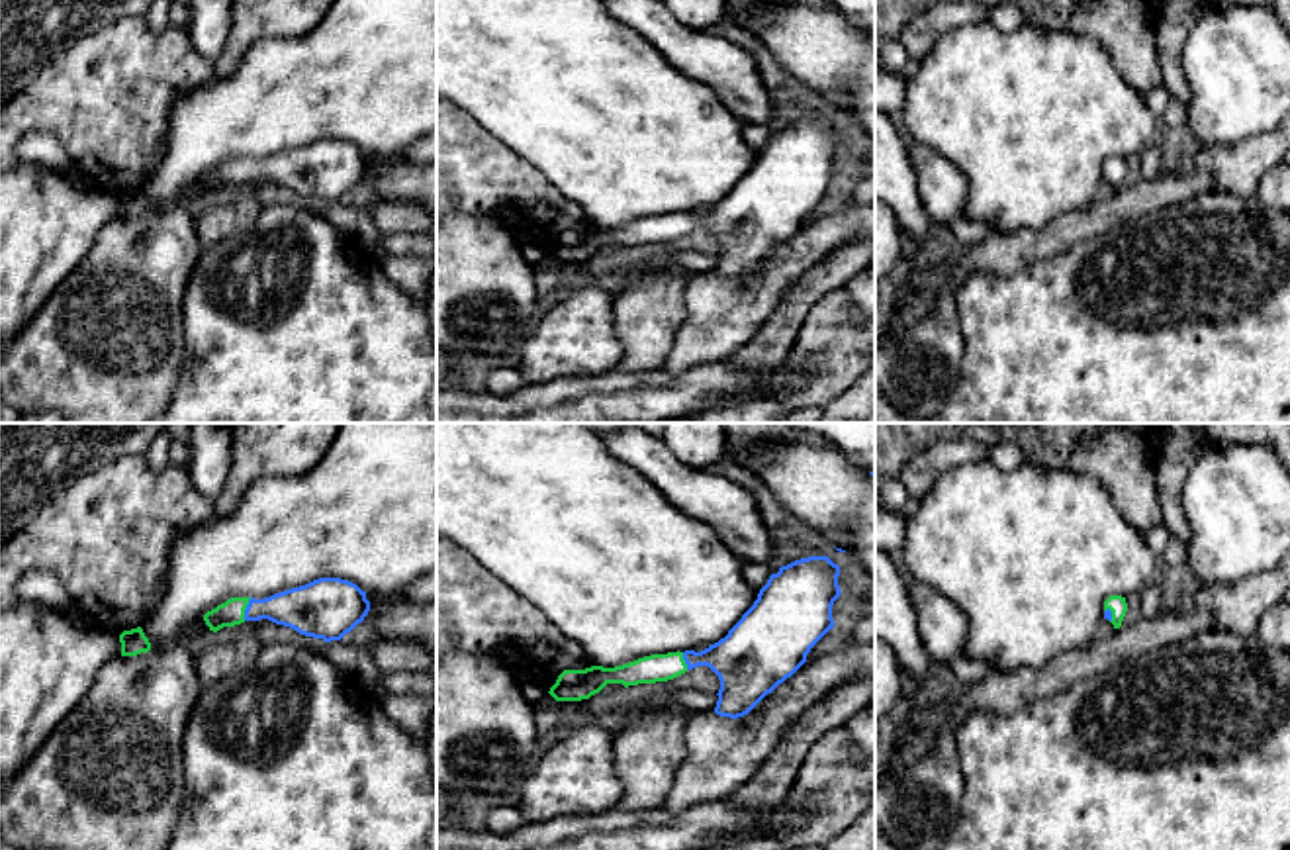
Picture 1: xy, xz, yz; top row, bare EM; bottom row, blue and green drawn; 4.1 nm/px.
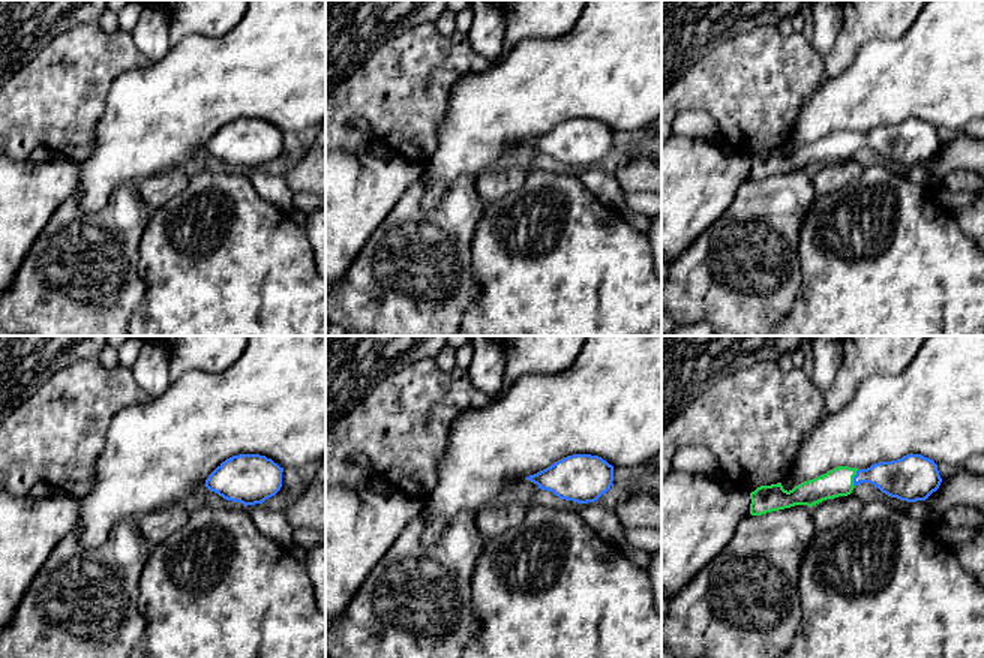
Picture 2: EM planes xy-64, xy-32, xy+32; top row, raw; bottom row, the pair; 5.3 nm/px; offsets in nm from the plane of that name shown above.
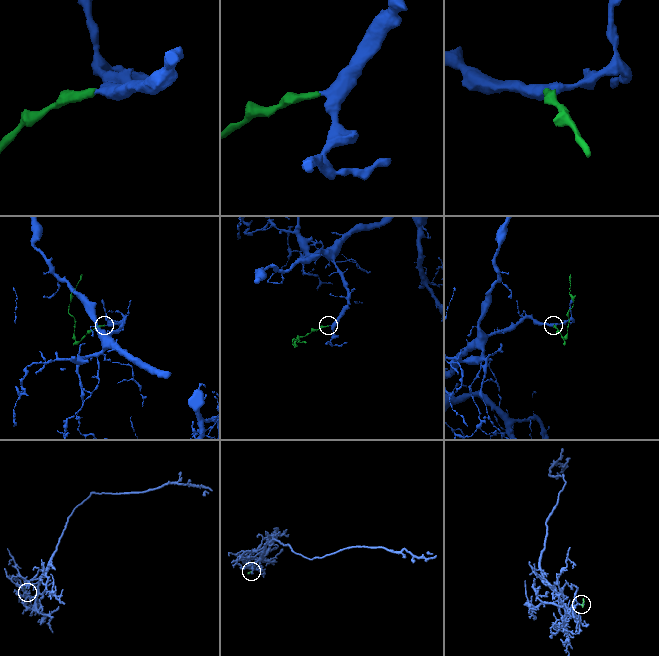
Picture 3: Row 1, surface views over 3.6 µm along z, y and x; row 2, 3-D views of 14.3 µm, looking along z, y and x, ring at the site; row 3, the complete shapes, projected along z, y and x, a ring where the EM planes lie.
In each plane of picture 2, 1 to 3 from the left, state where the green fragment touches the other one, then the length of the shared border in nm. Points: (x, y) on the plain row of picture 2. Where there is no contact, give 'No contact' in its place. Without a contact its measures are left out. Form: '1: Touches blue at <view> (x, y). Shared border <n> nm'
1: No contact
2: No contact
3: Touches blue at xy+32 (854, 143). Shared border 100 nm

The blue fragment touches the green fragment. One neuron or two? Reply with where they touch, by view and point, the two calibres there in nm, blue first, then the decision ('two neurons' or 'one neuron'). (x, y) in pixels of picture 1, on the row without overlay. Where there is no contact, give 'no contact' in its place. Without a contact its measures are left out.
meets blue in xy at (245, 171); 190 nm thick on the blue side, 110 nm on the other; one neuron

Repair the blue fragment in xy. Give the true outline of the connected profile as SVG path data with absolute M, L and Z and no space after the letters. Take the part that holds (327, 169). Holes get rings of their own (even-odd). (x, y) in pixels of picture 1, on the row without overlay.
M319 139L264 161L231 159L204 176L209 192L268 180L299 196L341 202L370 172L366 153L341 139Z

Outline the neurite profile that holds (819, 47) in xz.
M806 6L760 8L726 18L760 39L791 76L818 92L832 108L846 112L855 129L875 141L875 39L869 33L836 10Z

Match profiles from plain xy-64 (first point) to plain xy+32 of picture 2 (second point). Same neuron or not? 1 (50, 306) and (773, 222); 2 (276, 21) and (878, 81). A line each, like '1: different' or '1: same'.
1: same
2: same

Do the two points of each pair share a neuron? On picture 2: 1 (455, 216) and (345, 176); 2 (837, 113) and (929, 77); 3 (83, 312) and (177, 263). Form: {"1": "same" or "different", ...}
{"1": "different", "2": "same", "3": "different"}

